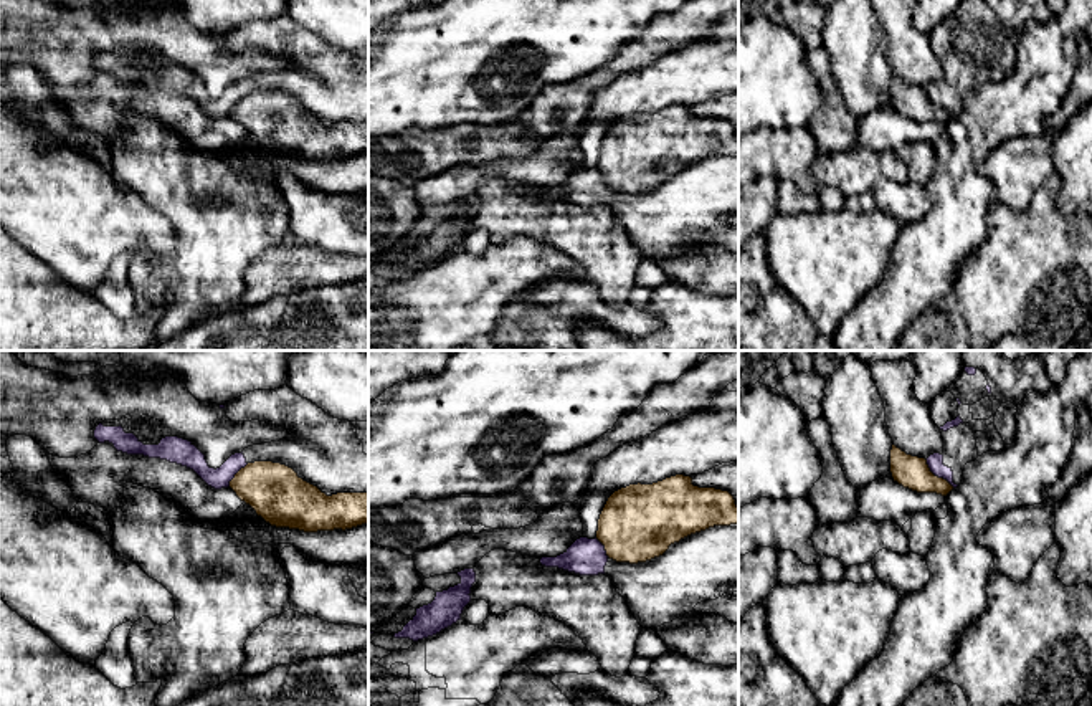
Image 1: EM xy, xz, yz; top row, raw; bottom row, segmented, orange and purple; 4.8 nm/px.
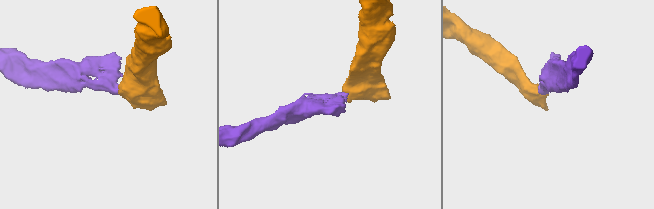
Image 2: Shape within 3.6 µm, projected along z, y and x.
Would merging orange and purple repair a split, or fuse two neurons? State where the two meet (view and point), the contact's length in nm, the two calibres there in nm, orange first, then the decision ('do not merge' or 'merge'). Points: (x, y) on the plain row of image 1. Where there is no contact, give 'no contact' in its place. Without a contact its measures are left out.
yz (937, 106) | 190 nm | 160/80 nm | do not merge

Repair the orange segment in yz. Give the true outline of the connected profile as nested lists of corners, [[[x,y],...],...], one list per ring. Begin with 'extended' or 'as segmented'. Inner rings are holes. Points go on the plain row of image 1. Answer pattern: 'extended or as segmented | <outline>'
as segmented | [[[892,74],[890,103],[894,111],[917,122],[937,122],[947,126],[953,116],[935,106],[925,88],[912,86]]]

